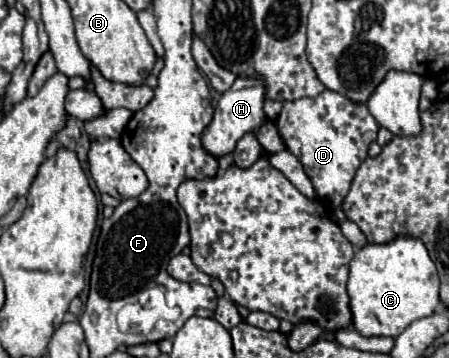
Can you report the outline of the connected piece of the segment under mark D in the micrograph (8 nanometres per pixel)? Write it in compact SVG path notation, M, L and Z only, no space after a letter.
M324 90L316 98L284 102L276 126L286 150L292 152L304 166L304 172L314 184L318 198L332 208L338 208L344 202L354 174L368 158L368 148L380 130L378 122L366 106L354 104L332 90Z

